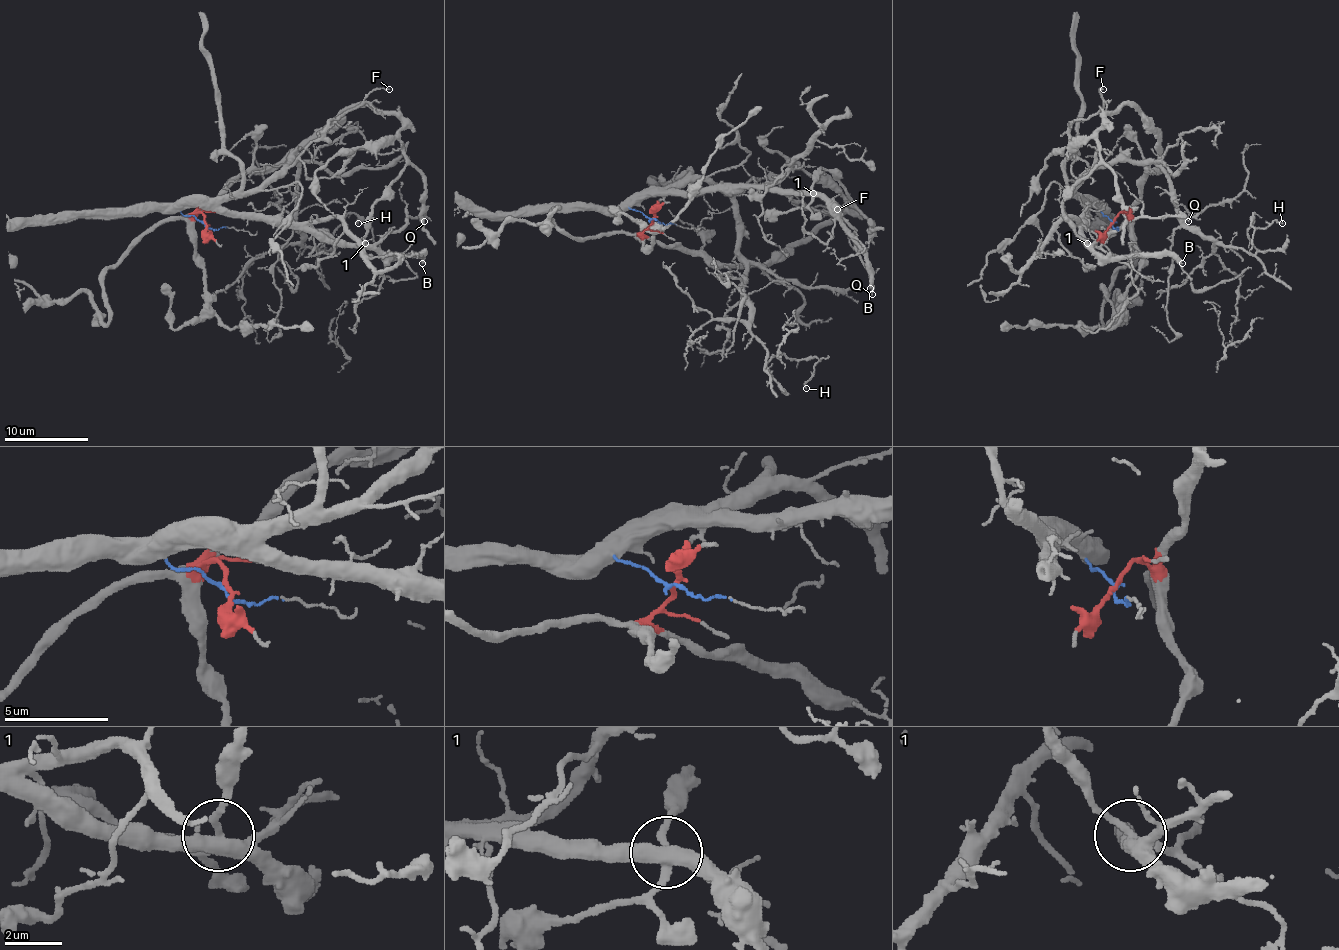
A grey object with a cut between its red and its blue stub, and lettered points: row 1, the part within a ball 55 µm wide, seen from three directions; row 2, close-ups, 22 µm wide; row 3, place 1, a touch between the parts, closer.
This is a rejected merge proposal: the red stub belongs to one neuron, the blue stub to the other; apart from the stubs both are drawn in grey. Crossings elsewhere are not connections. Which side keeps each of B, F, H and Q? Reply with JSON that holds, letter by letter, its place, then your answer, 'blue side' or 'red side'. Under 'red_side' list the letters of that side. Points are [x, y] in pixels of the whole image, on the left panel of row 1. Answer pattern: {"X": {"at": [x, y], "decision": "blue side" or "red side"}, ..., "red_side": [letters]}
{"B": {"at": [422, 263], "decision": "blue side"}, "F": {"at": [389, 89], "decision": "blue side"}, "H": {"at": [358, 223], "decision": "blue side"}, "Q": {"at": [424, 221], "decision": "blue side"}, "red_side": []}

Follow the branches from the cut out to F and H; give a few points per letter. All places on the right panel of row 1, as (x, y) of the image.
F: (1114, 222), (1074, 191), (1089, 166), (1074, 153), (1070, 126), (1101, 109), (1103, 88)
H: (1114, 222), (1074, 189), (1097, 168), (1153, 161), (1204, 239), (1256, 251), (1254, 214), (1252, 226), (1283, 224)

